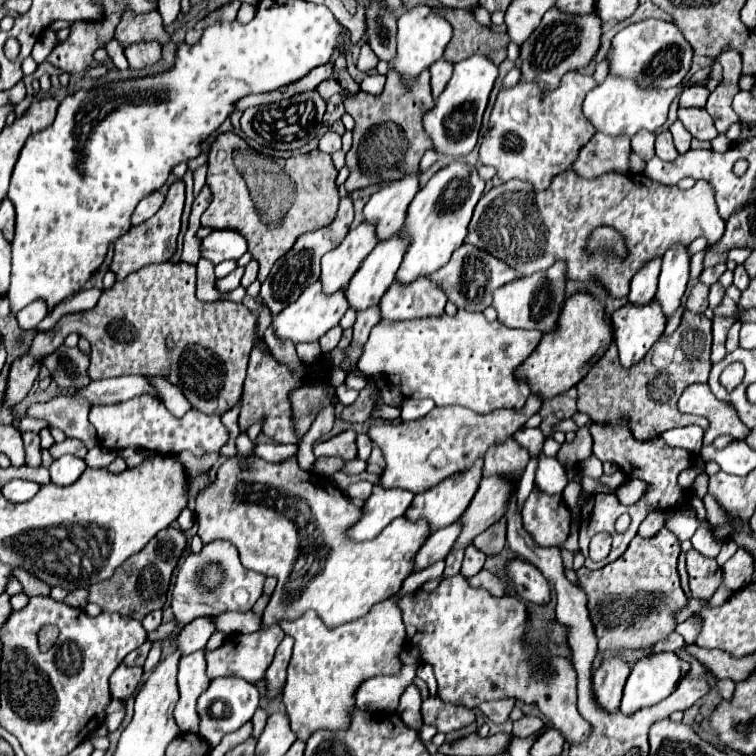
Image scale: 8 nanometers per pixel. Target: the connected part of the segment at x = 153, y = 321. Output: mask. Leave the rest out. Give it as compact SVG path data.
M164 262L164 264L148 264L140 268L138 272L126 276L122 282L116 282L112 288L102 292L100 302L86 312L72 312L64 314L50 330L38 332L28 356L18 358L12 362L8 380L6 380L6 392L4 392L4 406L14 406L20 402L32 388L34 380L38 378L36 362L40 362L46 354L54 352L68 334L76 332L84 338L88 338L92 352L90 352L90 368L88 376L90 380L100 378L114 378L114 376L130 376L130 374L142 374L142 376L162 376L168 382L182 388L184 396L196 408L204 414L224 414L230 410L242 394L242 384L246 378L246 366L248 356L254 346L254 330L256 318L244 304L236 302L202 302L196 296L196 266L188 262Z

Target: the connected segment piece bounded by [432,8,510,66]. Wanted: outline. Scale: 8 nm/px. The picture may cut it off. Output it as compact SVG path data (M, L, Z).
M432 8L432 10L434 14L442 14L452 24L452 40L444 50L444 58L448 62L456 64L474 54L482 54L498 66L506 58L506 44L510 42L508 34L498 34L478 24L470 10L454 10L454 8Z

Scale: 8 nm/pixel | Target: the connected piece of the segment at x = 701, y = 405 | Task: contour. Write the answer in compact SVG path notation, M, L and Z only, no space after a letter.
M708 384L688 386L678 400L678 410L684 414L700 414L710 420L710 428L704 432L704 446L712 444L722 434L730 434L734 438L748 436L748 428L742 426L740 418L734 414L734 406L714 398Z

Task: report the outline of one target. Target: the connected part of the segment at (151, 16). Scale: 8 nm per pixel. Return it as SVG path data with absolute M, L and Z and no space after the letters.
M152 10L146 14L124 14L122 22L116 28L116 40L122 48L148 40L156 40L164 46L170 42L170 36L162 26L158 10Z

